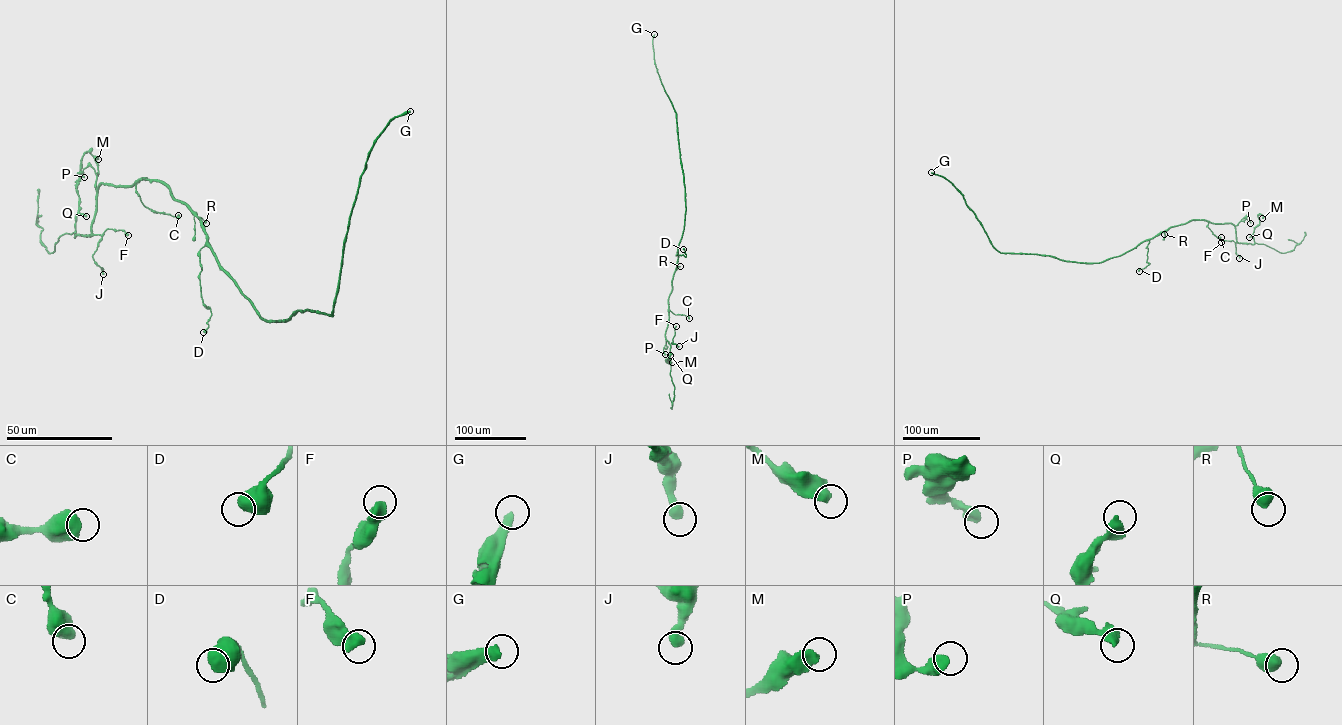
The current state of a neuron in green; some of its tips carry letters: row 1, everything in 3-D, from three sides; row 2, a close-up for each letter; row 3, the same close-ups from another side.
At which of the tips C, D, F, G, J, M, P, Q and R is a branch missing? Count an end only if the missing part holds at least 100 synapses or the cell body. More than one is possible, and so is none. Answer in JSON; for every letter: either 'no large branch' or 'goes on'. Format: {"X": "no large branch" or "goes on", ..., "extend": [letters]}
{"C": "no large branch", "D": "no large branch", "F": "no large branch", "G": "goes on", "J": "no large branch", "M": "no large branch", "P": "no large branch", "Q": "no large branch", "R": "no large branch", "extend": ["G"]}

